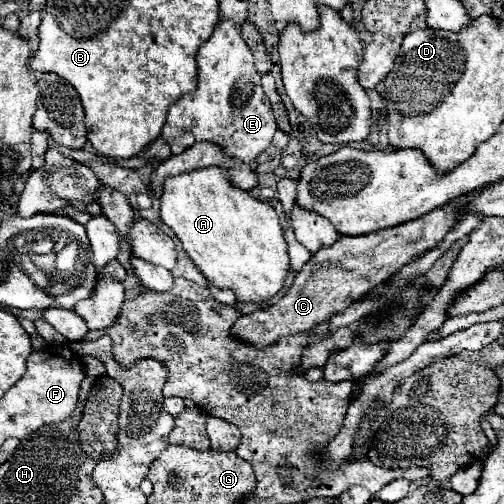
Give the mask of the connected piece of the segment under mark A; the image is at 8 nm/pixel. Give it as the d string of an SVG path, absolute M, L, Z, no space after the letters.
M210 166L206 170L182 172L178 176L166 178L160 196L160 220L172 228L172 232L182 242L184 252L204 274L204 278L216 288L234 290L238 302L270 302L282 290L290 270L290 260L276 210L268 202L256 200L250 196L250 192L234 186L224 168Z

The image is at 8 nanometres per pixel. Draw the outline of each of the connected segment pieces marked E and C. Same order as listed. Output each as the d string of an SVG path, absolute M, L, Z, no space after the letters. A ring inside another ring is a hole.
M220 18L220 22L214 26L212 36L200 46L200 50L196 54L196 62L198 62L198 86L194 92L180 96L168 108L168 118L162 128L162 138L170 144L172 154L182 154L192 144L208 140L214 144L220 144L226 150L226 154L252 164L256 160L256 156L270 144L278 126L276 126L270 102L262 90L260 74L256 72L256 66L254 66L254 62L256 62L254 54L246 46L246 42L240 34L240 26L234 20Z
M464 196L408 224L400 224L396 228L380 230L366 236L342 236L332 246L320 248L320 252L316 252L312 260L298 272L292 288L276 304L238 318L238 322L234 324L234 334L238 336L238 340L250 346L266 348L278 336L308 332L318 322L330 320L332 314L344 312L370 288L376 288L384 280L392 278L404 264L438 246L446 232L460 220L458 206L468 200L470 196Z

